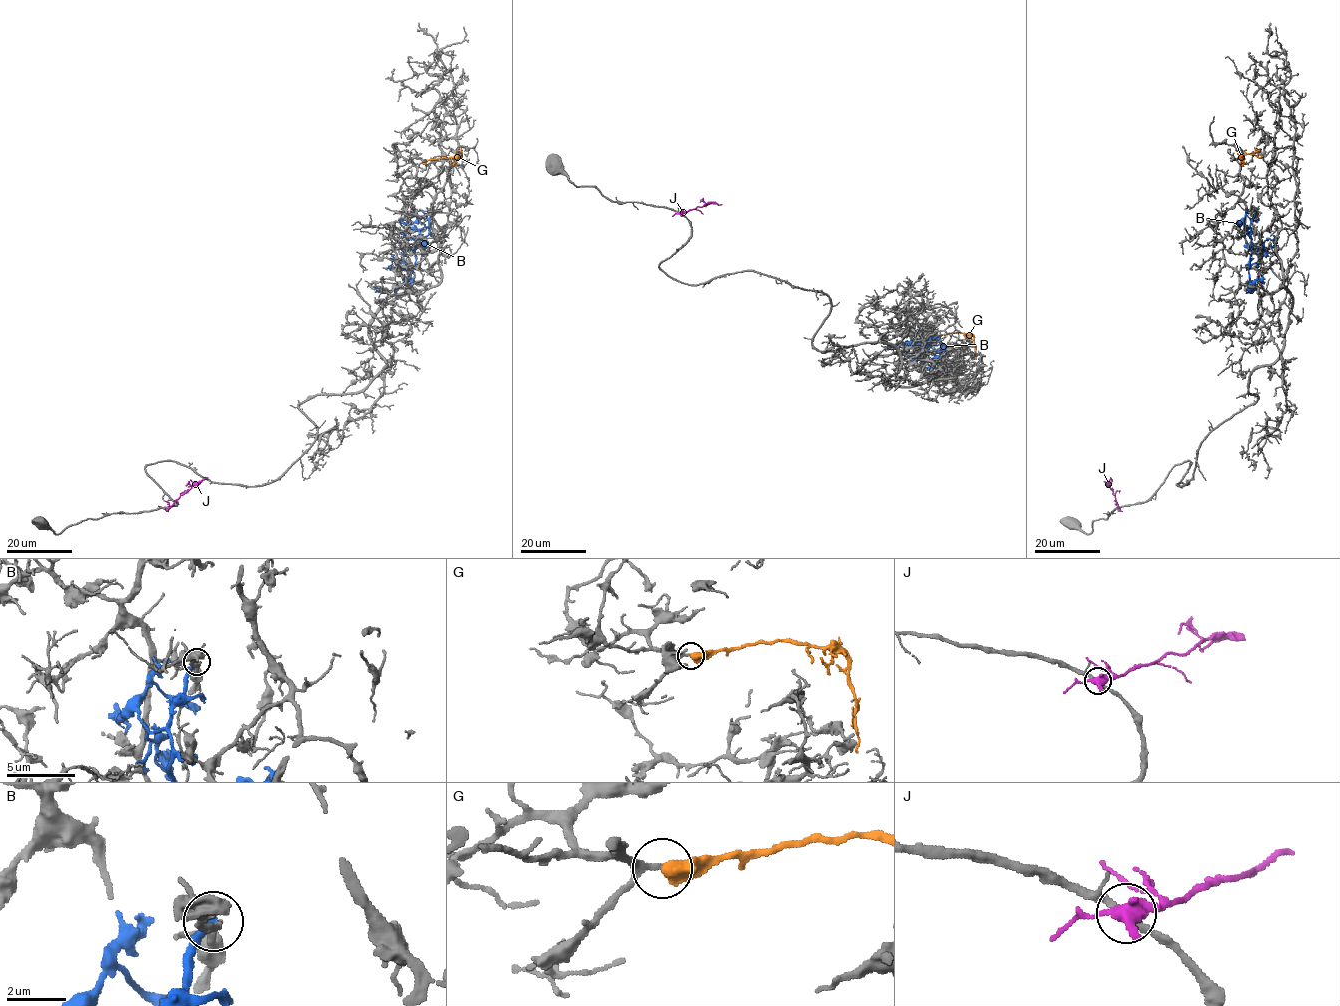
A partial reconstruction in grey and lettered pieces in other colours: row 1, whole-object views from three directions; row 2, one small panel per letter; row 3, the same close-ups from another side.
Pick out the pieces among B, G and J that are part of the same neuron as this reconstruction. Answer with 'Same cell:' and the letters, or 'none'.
Same cell: G

